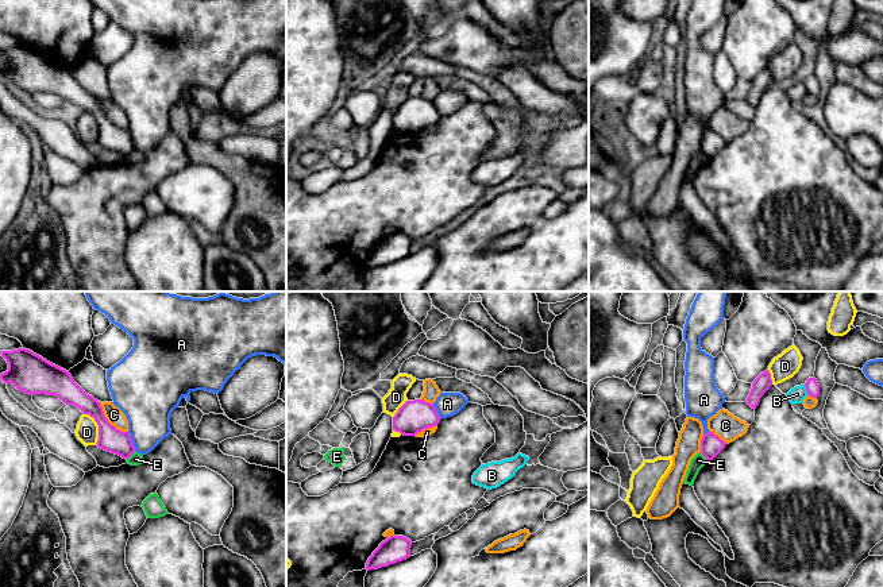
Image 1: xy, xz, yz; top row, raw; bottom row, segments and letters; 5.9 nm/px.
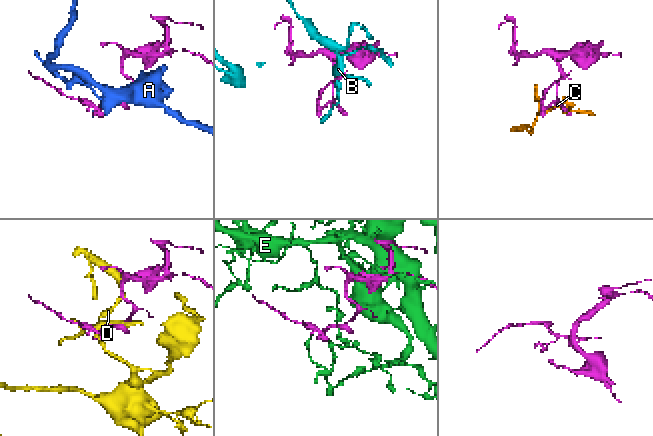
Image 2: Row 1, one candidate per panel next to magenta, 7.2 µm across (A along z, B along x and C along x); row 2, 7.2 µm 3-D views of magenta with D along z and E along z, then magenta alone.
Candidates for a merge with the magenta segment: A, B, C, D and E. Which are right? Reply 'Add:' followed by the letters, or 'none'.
Add: none

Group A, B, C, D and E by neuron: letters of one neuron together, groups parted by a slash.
A / B / C / D / E

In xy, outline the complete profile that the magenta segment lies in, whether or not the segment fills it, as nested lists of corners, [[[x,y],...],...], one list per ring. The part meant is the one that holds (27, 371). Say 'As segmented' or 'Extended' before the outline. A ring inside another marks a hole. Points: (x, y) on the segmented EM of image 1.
As segmented. [[[19,348],[0,351],[8,363],[8,370],[0,374],[4,383],[12,383],[18,390],[30,394],[55,395],[63,403],[78,408],[99,425],[97,447],[128,459],[135,451],[128,432],[122,432],[108,422],[97,399],[86,394],[72,378],[69,371],[47,362],[30,350]]]

